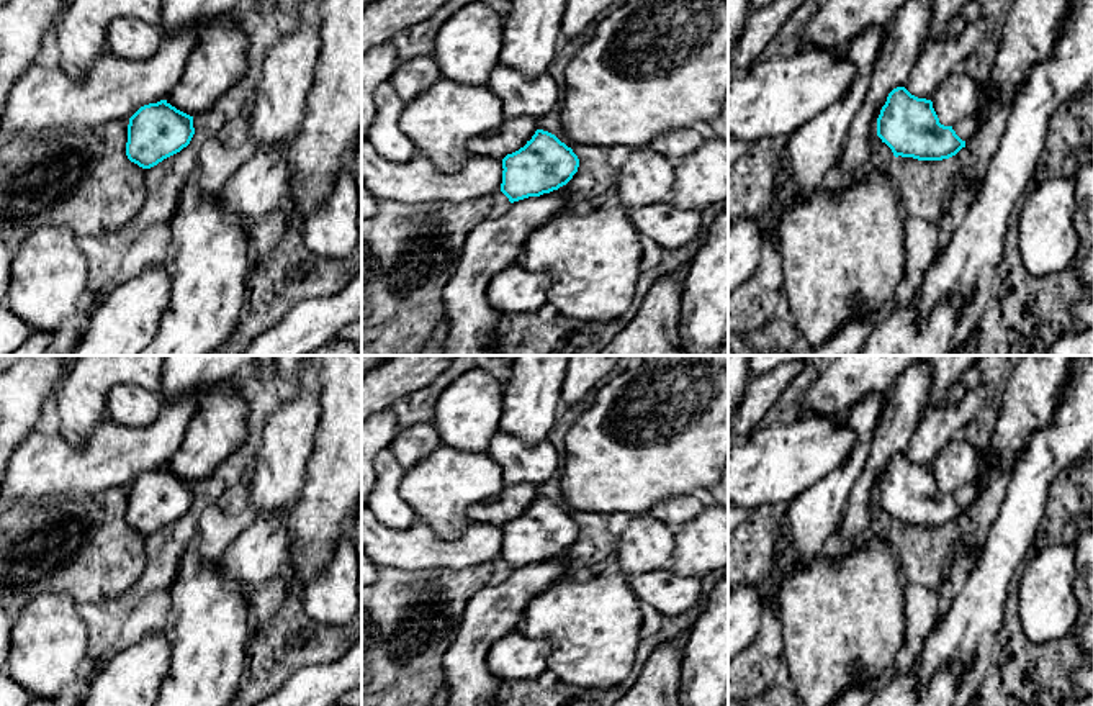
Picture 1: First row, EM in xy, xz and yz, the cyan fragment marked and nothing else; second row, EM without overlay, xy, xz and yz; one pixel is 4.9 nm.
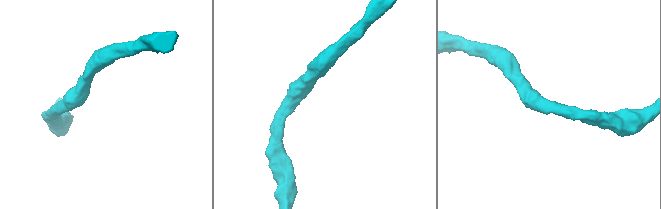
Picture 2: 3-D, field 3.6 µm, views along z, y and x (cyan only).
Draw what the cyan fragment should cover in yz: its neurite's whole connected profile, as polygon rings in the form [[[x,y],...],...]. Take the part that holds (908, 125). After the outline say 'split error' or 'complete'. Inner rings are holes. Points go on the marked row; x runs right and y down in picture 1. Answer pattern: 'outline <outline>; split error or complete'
outline [[[965,72],[946,77],[931,100],[897,87],[877,118],[877,136],[895,157],[949,159],[965,147],[952,124],[974,118],[982,100],[983,88]]]; split error

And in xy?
outline [[[216,16],[200,31],[200,43],[190,52],[185,70],[170,93],[141,106],[128,124],[126,156],[142,169],[151,169],[187,147],[195,134],[193,118],[206,111],[223,93],[247,75],[249,29],[231,26]]]; split error

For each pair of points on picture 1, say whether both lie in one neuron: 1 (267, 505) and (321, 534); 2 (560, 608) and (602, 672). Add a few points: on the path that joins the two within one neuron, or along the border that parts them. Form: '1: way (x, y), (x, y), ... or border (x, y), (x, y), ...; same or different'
1: border (306, 479), (298, 498), (285, 511); different
2: way (575, 624), (602, 656); same

